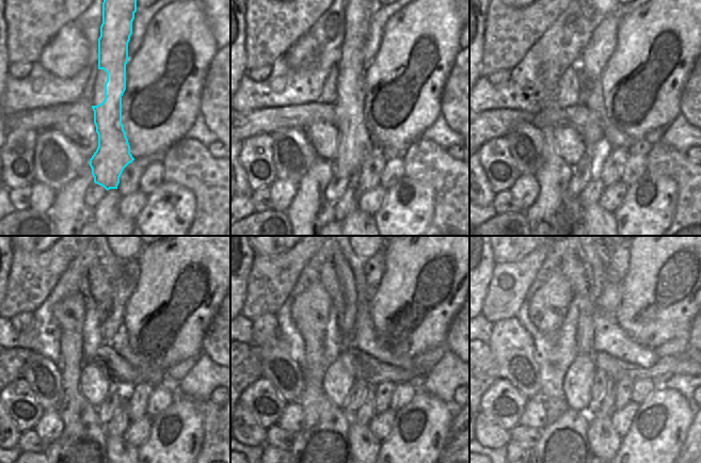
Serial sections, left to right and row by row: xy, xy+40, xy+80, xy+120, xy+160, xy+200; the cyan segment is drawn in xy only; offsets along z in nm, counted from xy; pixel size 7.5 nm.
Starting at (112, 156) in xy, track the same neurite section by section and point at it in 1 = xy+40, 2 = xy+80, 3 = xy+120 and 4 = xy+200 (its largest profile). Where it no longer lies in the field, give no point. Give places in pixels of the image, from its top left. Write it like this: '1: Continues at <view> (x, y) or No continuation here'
1: Continues at xy+40 (354, 145)
2: Continues at xy+80 (592, 132)
3: Continues at xy+120 (118, 342)
4: Continues at xy+200 (598, 320)

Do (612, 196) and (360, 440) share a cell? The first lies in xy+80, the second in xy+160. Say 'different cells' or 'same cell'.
different cells

